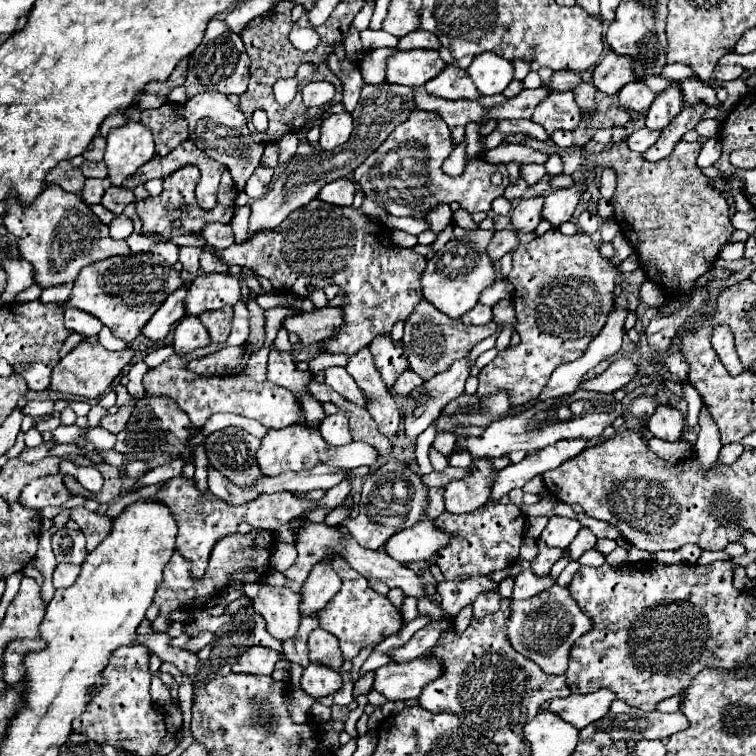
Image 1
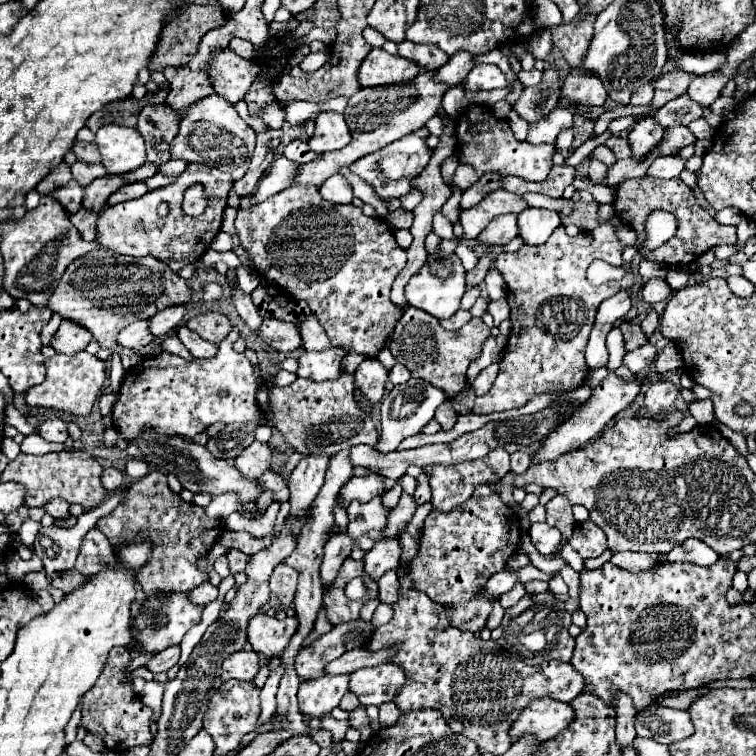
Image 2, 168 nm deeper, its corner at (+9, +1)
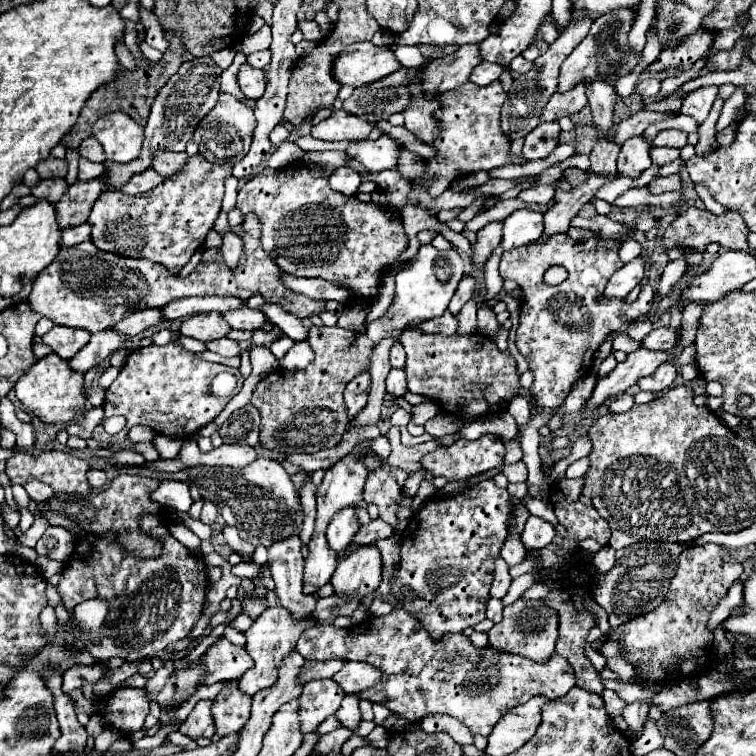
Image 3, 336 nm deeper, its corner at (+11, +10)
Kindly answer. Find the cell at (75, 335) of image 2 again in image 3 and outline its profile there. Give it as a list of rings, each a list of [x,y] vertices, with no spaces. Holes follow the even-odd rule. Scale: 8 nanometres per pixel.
[[[54,325],[44,337],[44,345],[48,345],[52,349],[52,353],[56,353],[62,359],[72,359],[86,343],[88,343],[90,333],[84,333],[82,329],[64,329]]]

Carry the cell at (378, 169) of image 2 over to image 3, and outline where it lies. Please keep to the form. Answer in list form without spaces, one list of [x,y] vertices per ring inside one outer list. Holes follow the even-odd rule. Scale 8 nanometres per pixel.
[[[382,135],[376,141],[358,141],[352,143],[346,153],[360,161],[366,169],[372,173],[378,173],[382,169],[396,169],[398,159],[398,143],[392,141],[388,135]]]

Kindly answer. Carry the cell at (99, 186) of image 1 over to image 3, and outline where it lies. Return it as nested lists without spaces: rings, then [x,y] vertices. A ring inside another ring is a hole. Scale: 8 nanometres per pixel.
[[[40,179],[34,187],[32,187],[32,195],[36,199],[46,199],[50,203],[56,203],[64,193],[66,193],[68,185],[64,179]]]

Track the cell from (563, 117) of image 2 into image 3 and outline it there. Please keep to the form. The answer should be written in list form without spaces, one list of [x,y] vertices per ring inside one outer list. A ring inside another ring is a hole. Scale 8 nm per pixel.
[[[556,121],[538,125],[524,139],[524,149],[522,149],[524,157],[526,159],[546,159],[556,149],[558,135],[560,135],[560,127]]]

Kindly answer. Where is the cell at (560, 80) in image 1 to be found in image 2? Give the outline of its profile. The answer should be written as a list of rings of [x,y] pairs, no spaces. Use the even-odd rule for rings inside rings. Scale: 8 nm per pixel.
[[[532,68],[530,72],[520,72],[518,78],[520,78],[520,82],[522,82],[524,86],[538,86],[540,80],[542,80],[542,72],[536,70],[536,68]]]

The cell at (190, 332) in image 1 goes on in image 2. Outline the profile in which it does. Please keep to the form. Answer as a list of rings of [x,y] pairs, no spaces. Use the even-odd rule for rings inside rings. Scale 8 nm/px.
[[[180,326],[178,332],[176,332],[176,336],[178,336],[180,342],[190,350],[190,354],[196,356],[196,358],[212,358],[212,356],[214,356],[214,350],[218,350],[216,344],[198,338],[198,334],[194,334],[194,332],[192,332],[190,328],[186,328],[186,326]]]

